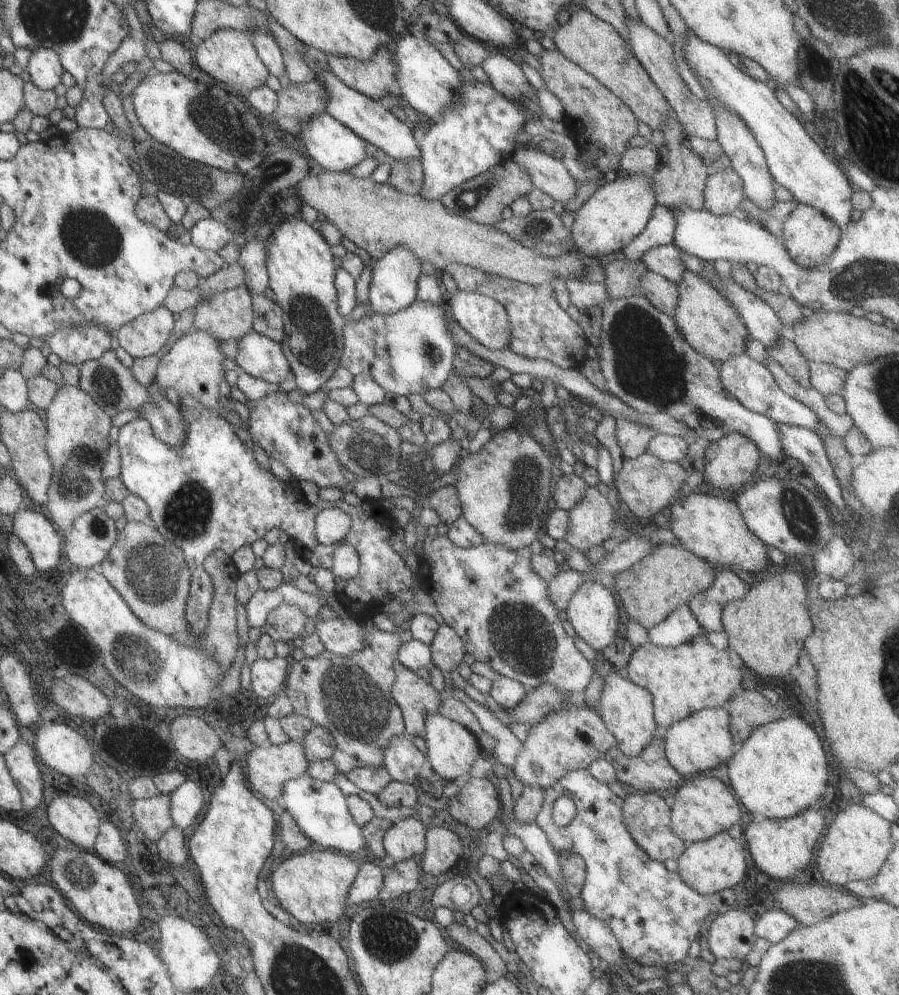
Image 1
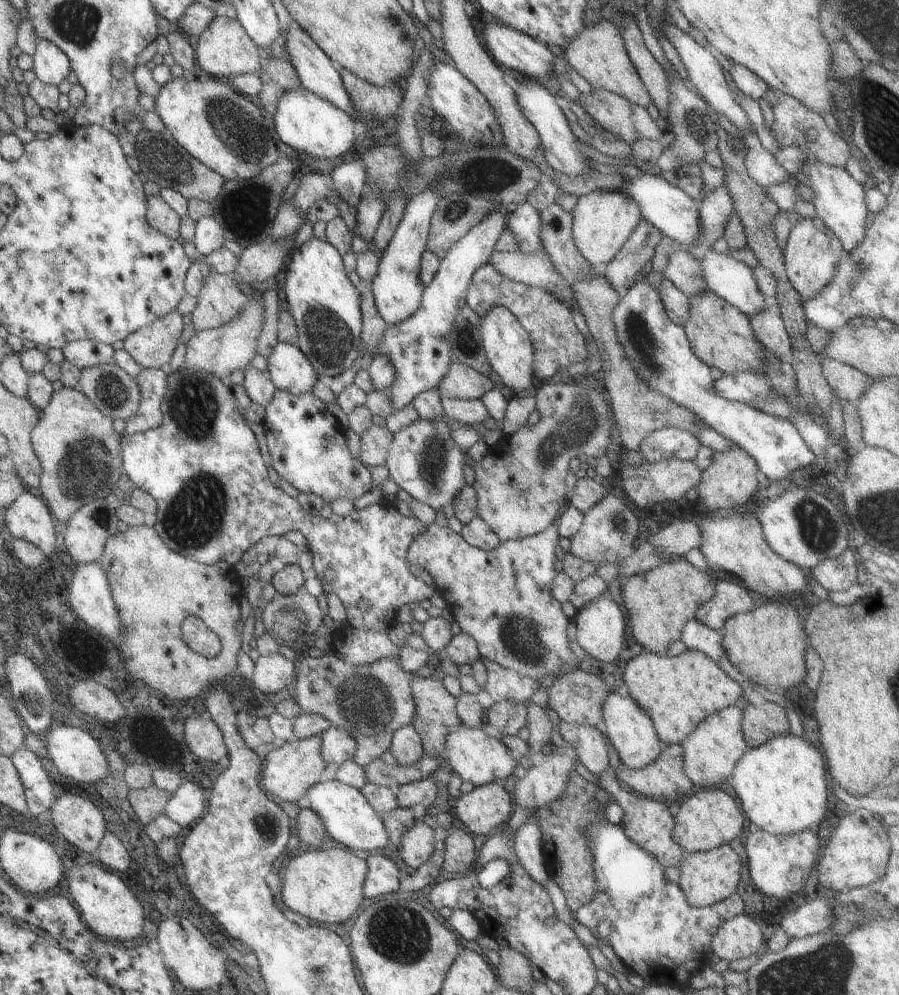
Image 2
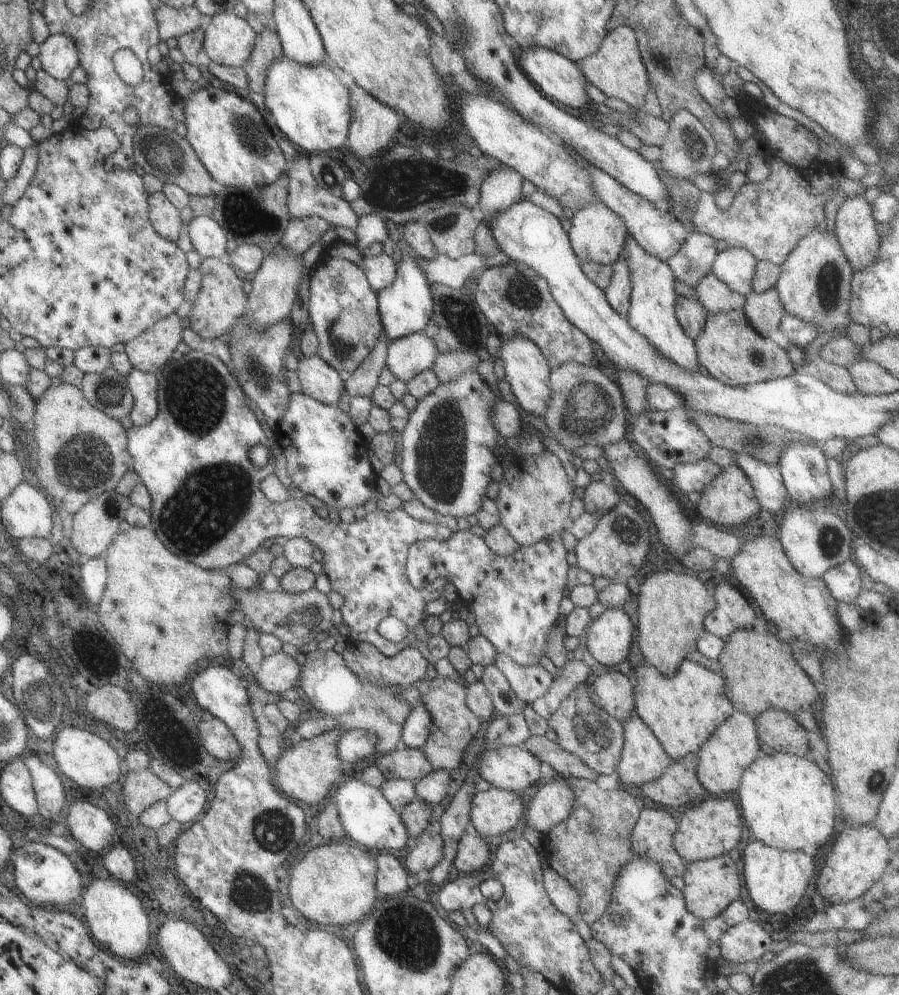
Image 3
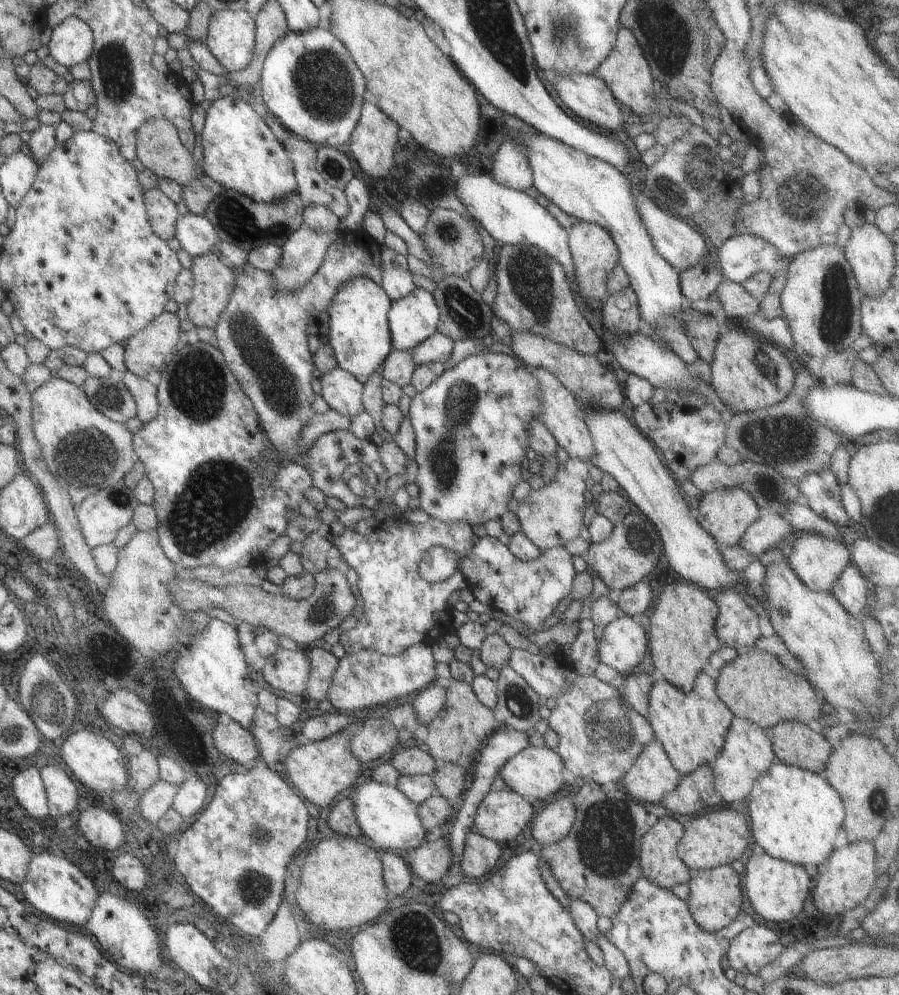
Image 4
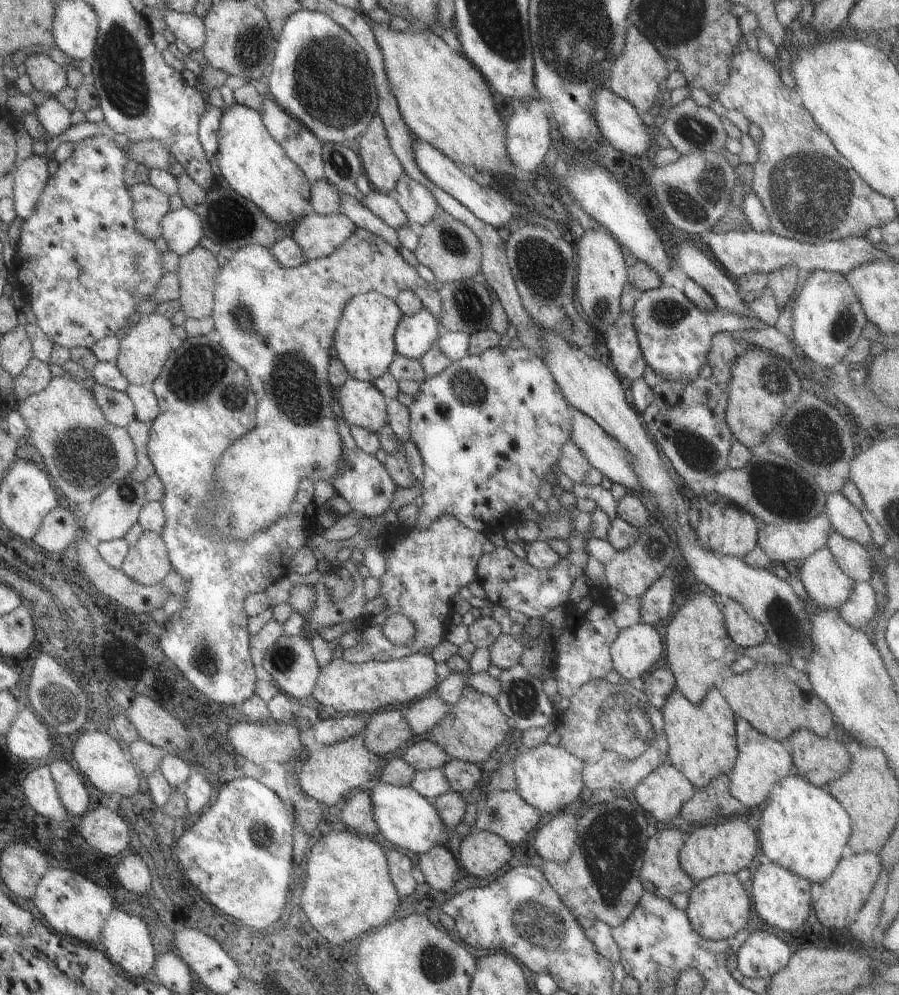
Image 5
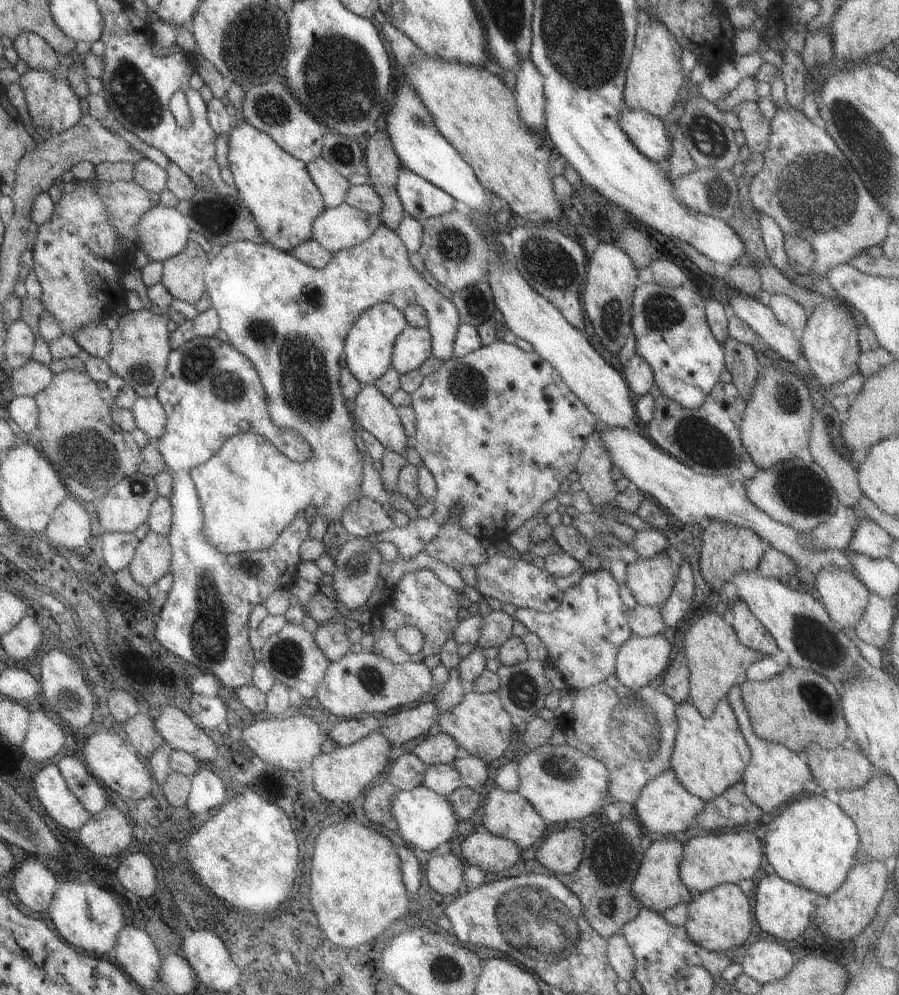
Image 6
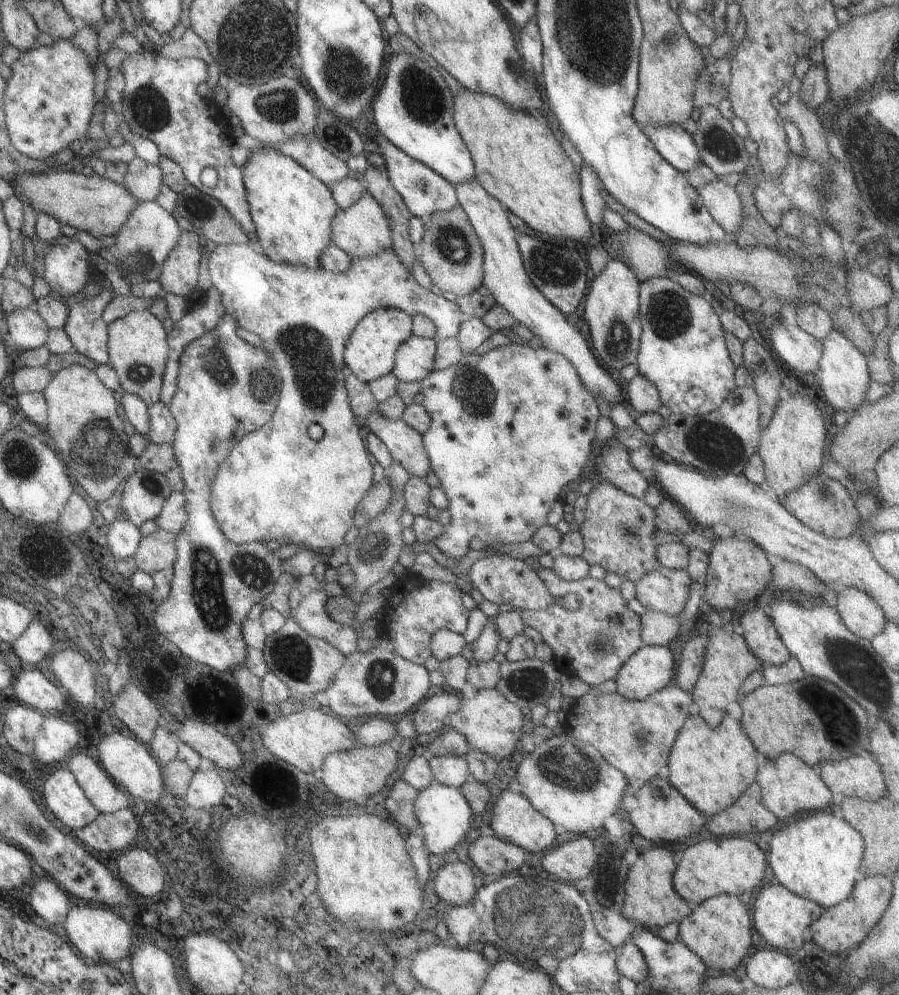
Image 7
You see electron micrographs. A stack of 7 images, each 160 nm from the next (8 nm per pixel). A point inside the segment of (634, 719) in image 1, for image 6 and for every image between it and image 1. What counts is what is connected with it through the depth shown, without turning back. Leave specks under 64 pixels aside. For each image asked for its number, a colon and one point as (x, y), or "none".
2: (629, 730)
3: (642, 759)
4: (651, 775)
5: (661, 793)
6: (663, 807)

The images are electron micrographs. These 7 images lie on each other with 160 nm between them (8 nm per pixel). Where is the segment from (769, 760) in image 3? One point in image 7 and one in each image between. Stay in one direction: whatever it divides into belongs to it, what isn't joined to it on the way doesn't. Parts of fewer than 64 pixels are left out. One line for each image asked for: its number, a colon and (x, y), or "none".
4: (795, 814)
5: (801, 828)
6: (811, 843)
7: (817, 857)

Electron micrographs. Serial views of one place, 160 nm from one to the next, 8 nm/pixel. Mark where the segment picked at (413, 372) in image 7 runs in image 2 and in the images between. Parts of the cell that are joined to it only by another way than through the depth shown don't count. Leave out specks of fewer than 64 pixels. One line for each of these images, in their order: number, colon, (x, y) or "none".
2: (396, 289)
3: (404, 306)
4: (411, 319)
5: (414, 334)
6: (411, 347)

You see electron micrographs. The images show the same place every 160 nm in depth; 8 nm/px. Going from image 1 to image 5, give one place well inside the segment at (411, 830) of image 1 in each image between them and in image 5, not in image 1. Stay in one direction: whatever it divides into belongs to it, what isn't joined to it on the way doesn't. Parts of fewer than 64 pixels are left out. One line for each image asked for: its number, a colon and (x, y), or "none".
2: (416, 844)
3: (425, 850)
4: (431, 859)
5: (438, 865)

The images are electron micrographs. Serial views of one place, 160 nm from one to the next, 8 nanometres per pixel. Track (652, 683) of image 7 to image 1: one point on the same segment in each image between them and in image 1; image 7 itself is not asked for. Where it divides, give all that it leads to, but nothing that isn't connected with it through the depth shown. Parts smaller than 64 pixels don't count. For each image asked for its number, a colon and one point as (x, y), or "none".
1: (591, 610)
2: (600, 627)
3: (609, 637)
4: (622, 644)
5: (636, 648)
6: (639, 661)

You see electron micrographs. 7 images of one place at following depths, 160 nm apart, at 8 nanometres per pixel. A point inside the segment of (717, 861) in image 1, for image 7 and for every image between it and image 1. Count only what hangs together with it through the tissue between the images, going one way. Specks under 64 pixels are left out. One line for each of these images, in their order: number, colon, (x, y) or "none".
2: (706, 877)
3: (710, 885)
4: (715, 897)
5: (718, 906)
6: (718, 919)
7: (718, 930)

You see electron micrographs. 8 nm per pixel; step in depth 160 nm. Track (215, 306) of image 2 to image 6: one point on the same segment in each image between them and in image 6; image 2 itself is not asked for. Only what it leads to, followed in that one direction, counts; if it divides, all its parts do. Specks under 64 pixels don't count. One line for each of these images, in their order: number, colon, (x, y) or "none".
3: (219, 300)
4: (212, 278)
5: (195, 272)
6: (182, 274)

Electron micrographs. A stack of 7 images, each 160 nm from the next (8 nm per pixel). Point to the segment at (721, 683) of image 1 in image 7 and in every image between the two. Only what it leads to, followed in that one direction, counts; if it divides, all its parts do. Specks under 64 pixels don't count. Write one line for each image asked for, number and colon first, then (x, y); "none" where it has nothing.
2: (677, 690)
3: (682, 710)
4: (690, 727)
5: (701, 742)
6: (709, 755)
7: (710, 767)

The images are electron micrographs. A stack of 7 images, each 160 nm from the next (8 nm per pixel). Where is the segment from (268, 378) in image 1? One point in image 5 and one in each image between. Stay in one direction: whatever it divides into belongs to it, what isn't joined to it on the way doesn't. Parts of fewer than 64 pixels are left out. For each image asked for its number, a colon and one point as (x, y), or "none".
2: (288, 369)
3: (318, 380)
4: (342, 392)
5: (362, 404)

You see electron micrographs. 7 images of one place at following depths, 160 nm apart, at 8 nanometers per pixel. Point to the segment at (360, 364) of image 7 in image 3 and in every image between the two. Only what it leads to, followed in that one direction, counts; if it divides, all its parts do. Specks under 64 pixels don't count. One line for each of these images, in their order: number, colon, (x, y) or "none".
3: (343, 313)
4: (358, 334)
5: (363, 338)
6: (367, 349)

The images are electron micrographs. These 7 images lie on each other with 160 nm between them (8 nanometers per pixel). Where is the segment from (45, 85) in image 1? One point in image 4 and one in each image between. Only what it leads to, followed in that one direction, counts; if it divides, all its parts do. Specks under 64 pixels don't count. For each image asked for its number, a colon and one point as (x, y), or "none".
2: (49, 64)
3: (57, 54)
4: (70, 42)

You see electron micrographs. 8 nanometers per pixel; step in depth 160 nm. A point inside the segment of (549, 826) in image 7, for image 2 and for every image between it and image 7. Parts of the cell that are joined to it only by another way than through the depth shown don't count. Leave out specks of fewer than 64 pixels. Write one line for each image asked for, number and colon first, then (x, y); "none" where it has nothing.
2: (484, 807)
3: (494, 811)
4: (501, 815)
5: (504, 813)
6: (507, 814)

